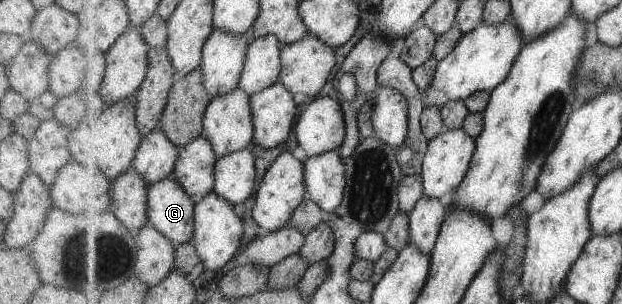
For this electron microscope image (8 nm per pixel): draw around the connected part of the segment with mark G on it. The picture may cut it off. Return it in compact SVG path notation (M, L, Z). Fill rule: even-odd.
M170 176L149 187L149 216L153 227L159 229L175 246L192 242L195 239L195 207L194 199Z

